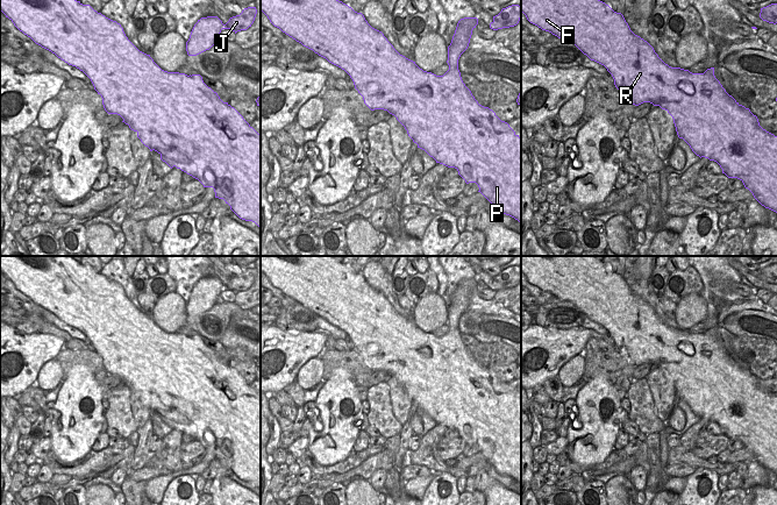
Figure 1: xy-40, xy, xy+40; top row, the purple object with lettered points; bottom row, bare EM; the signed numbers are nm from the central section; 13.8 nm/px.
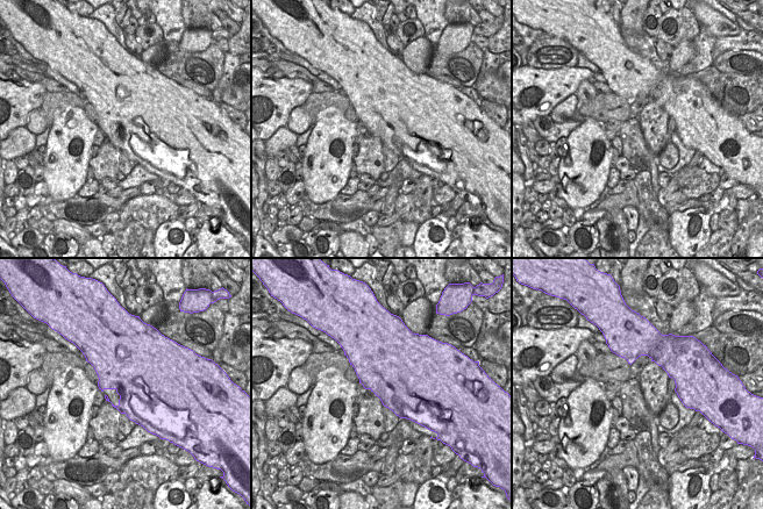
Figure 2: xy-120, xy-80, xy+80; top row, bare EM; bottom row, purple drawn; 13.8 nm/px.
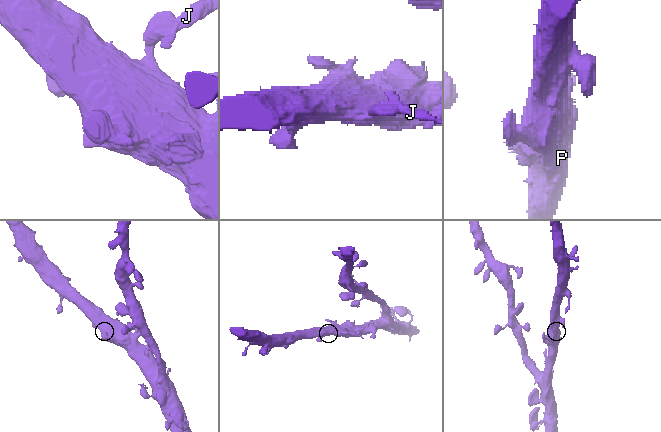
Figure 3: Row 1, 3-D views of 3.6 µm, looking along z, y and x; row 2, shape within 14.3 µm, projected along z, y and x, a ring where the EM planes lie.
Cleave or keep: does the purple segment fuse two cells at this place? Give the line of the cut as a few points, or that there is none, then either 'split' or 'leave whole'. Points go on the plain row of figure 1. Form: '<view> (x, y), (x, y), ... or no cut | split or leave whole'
xy (449, 326), (457, 327) | split

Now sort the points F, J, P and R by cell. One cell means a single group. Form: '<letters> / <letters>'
F P R / J

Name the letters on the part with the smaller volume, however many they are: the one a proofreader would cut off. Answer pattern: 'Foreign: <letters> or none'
Foreign: J

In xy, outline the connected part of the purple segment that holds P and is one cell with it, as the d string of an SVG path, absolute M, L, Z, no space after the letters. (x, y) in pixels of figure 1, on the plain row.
M261 256L261 271L283 293L344 330L371 371L384 370L394 376L418 408L436 424L455 428L466 444L476 443L478 453L498 474L509 476L521 484L521 398L492 370L478 364L463 343L458 327L449 327L443 336L423 332L415 322L400 315L382 292L368 284L362 273L333 256Z

